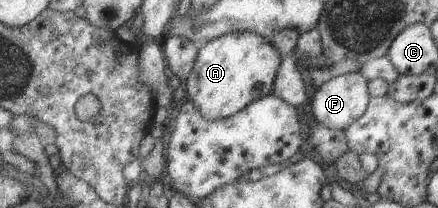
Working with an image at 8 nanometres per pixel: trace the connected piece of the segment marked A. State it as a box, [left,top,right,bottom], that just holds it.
[185,31,282,120]

